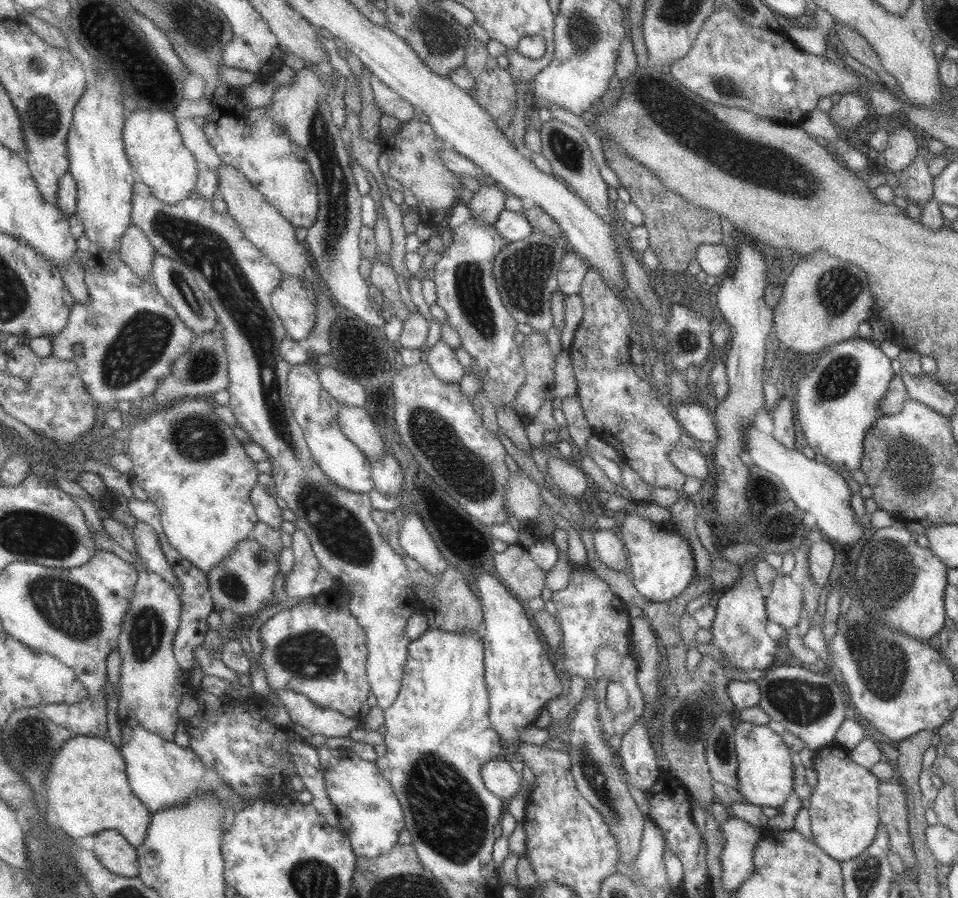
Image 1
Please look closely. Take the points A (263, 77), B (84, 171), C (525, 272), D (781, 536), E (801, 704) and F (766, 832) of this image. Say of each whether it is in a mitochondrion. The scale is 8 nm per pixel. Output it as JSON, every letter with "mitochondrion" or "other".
{"A":"other","B":"other","C":"mitochondrion","D":"other","E":"mitochondrion","F":"other"}

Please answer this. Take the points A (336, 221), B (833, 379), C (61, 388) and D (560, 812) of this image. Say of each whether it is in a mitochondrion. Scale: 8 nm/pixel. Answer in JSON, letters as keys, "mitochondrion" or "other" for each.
{"A":"mitochondrion","B":"mitochondrion","C":"other","D":"other"}

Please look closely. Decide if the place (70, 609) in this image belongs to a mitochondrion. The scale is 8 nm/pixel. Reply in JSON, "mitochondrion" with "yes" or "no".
{"mitochondrion":"yes"}

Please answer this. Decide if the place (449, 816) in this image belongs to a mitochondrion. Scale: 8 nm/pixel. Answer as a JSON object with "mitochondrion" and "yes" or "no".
{"mitochondrion":"yes"}

